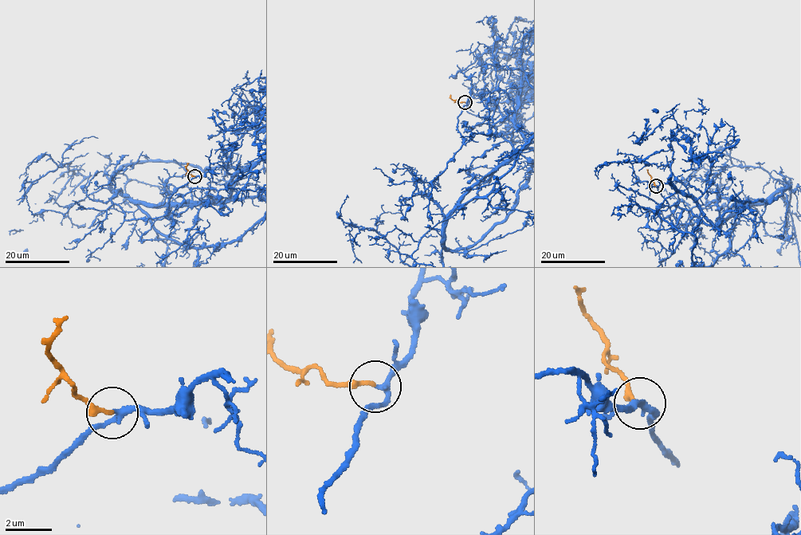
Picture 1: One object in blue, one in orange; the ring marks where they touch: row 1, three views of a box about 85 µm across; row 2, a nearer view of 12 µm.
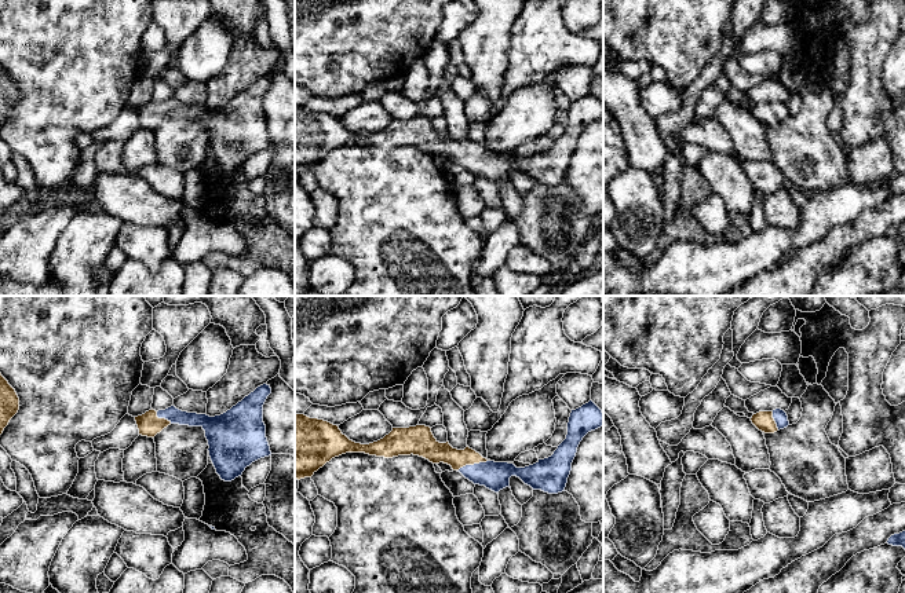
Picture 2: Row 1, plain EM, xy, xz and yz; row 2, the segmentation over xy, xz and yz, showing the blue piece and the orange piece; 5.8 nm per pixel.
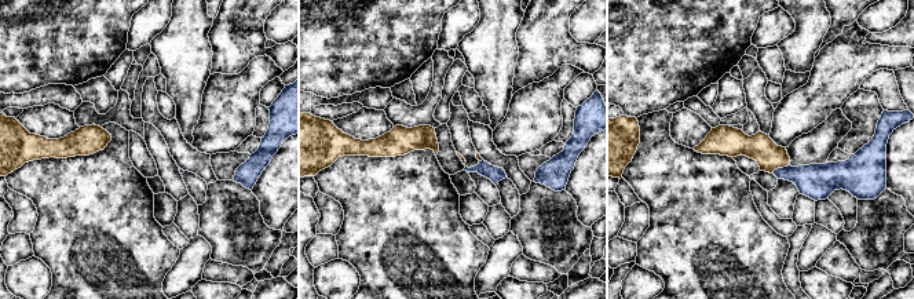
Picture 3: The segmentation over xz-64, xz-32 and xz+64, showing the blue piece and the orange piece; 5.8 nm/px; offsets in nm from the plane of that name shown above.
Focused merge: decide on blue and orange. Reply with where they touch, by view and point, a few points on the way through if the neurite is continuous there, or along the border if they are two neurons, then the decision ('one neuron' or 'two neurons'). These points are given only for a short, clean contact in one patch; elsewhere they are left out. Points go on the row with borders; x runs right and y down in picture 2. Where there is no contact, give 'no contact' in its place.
contact xz (471, 465); way xz (495, 476), (481, 472), (471, 465), (445, 453), (434, 451); one neuron

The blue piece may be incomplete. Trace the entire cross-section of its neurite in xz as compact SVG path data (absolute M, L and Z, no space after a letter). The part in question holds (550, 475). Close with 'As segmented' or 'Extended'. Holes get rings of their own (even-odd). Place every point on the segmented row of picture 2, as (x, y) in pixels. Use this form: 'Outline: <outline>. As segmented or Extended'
Outline: M592 402L572 410L566 439L548 458L517 468L508 462L488 461L470 449L453 449L449 442L439 443L430 427L416 425L393 428L383 439L361 444L350 440L337 425L328 421L295 414L295 479L311 477L332 458L346 453L393 458L398 455L419 455L433 464L448 464L474 484L499 493L510 487L510 477L517 476L533 490L548 494L565 491L572 462L583 438L603 427L603 411Z. Extended

